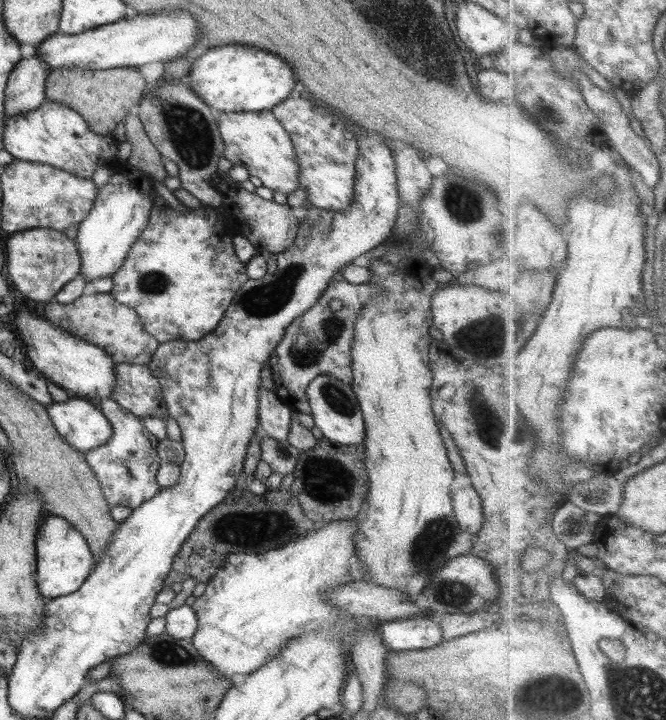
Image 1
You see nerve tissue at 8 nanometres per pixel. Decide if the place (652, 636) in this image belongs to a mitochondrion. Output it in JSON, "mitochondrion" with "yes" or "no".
{"mitochondrion":"no"}

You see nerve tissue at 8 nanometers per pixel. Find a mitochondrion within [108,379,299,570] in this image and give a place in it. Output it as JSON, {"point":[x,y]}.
{"point":[282,451]}

